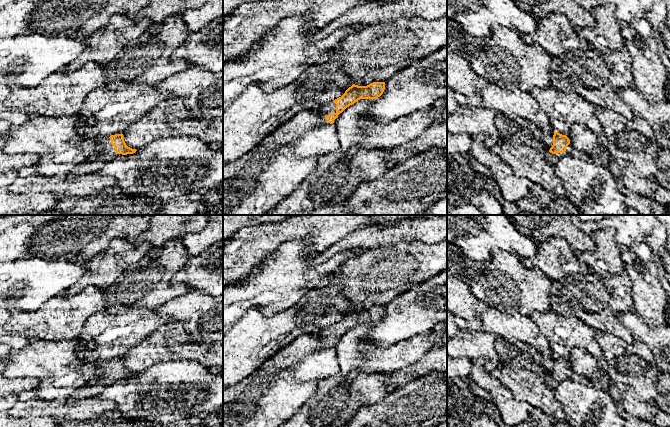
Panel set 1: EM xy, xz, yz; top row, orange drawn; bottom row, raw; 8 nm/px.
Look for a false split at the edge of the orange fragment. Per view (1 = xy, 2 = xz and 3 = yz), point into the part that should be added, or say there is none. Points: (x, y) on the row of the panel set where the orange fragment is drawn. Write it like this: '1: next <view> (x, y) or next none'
1: next xy (106, 152)
2: next xz (325, 109)
3: next yz (552, 159)

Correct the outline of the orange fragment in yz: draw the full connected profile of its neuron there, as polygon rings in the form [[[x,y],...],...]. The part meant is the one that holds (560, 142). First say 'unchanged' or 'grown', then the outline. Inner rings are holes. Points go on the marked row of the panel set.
grown | [[[554,132],[553,145],[548,152],[543,152],[544,159],[554,165],[564,156],[572,155],[573,150],[568,136]]]

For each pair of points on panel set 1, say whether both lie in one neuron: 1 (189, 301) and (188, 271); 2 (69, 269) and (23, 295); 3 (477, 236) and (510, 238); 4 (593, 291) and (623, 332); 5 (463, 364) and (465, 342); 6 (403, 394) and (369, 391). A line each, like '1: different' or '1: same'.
1: different
2: same
3: same
4: same
5: different
6: different

